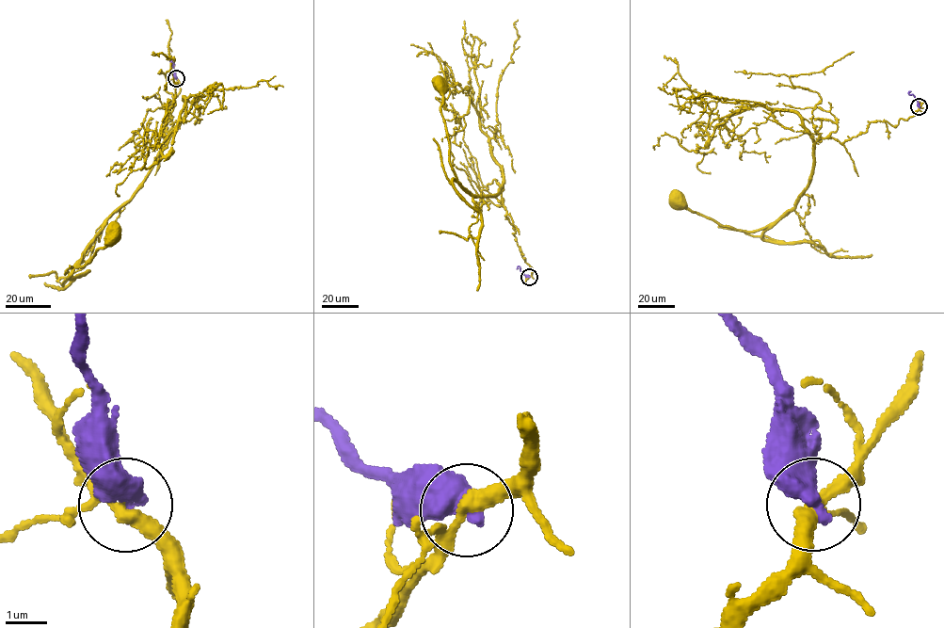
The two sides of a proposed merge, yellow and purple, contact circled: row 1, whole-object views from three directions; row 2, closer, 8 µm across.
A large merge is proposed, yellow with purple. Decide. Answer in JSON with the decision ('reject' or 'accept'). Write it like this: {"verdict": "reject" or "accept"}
{"verdict": "reject"}

